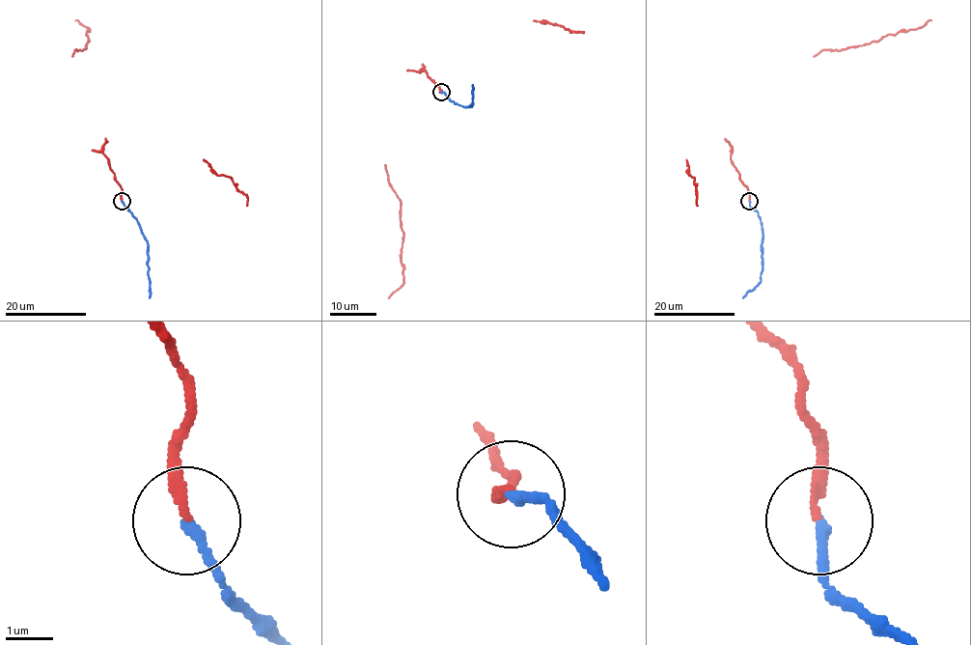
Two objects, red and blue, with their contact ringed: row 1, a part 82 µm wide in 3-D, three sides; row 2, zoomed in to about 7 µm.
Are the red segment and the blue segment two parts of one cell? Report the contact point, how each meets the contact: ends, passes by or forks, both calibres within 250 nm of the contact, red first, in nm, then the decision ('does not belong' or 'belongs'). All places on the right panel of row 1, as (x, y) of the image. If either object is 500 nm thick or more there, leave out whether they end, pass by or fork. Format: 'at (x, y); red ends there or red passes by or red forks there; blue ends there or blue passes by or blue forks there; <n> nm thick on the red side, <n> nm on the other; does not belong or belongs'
at (749, 201); red ends there; blue ends there; 180 nm thick on the red side, 240 nm on the other; does not belong

